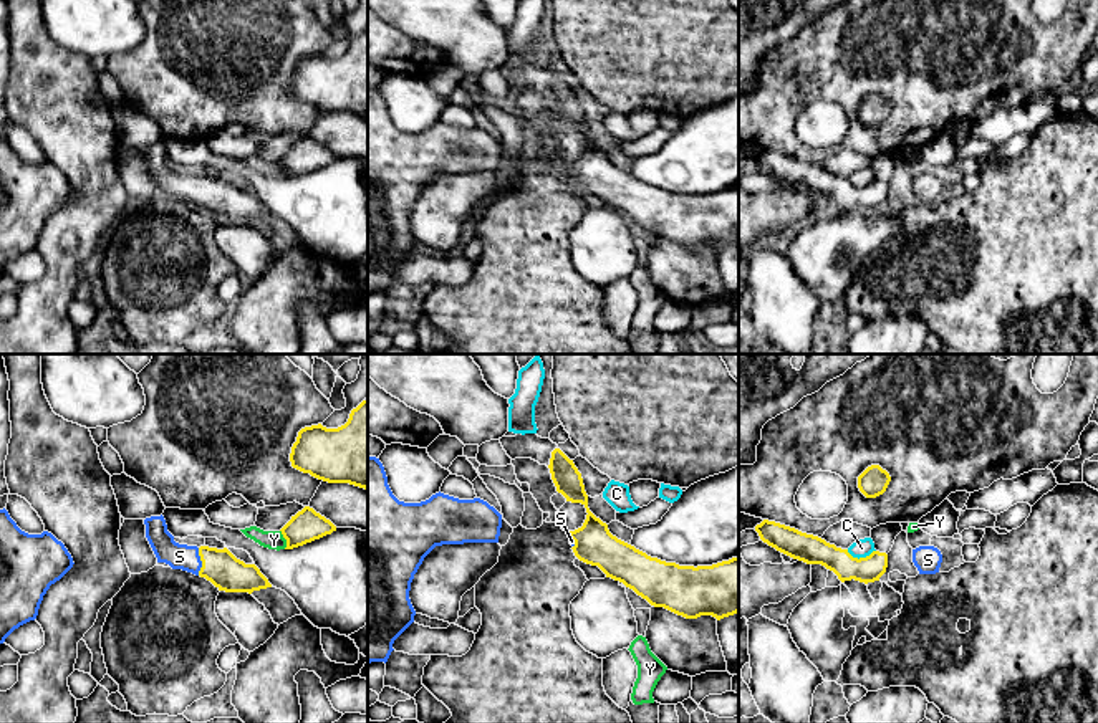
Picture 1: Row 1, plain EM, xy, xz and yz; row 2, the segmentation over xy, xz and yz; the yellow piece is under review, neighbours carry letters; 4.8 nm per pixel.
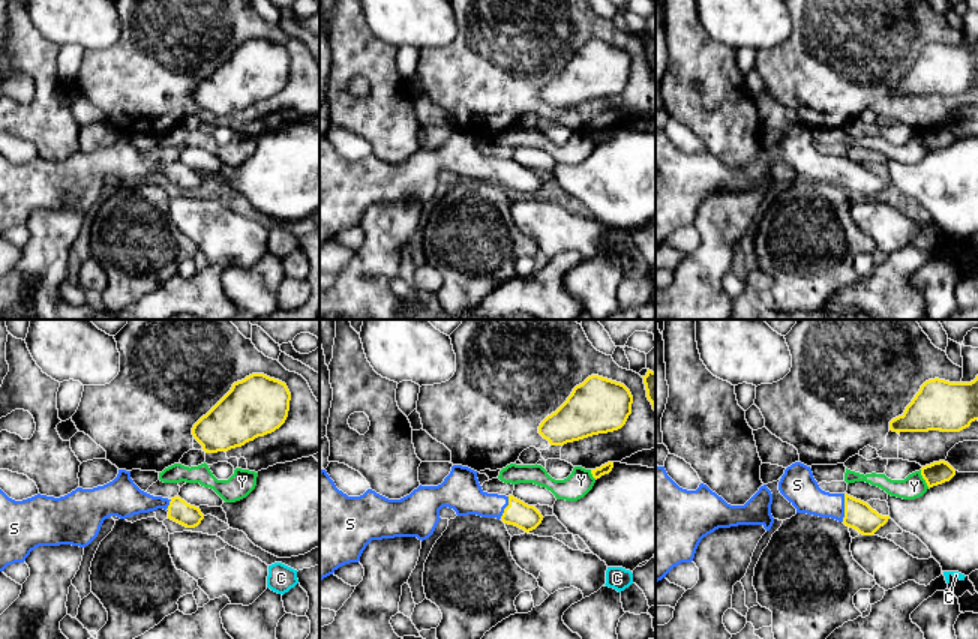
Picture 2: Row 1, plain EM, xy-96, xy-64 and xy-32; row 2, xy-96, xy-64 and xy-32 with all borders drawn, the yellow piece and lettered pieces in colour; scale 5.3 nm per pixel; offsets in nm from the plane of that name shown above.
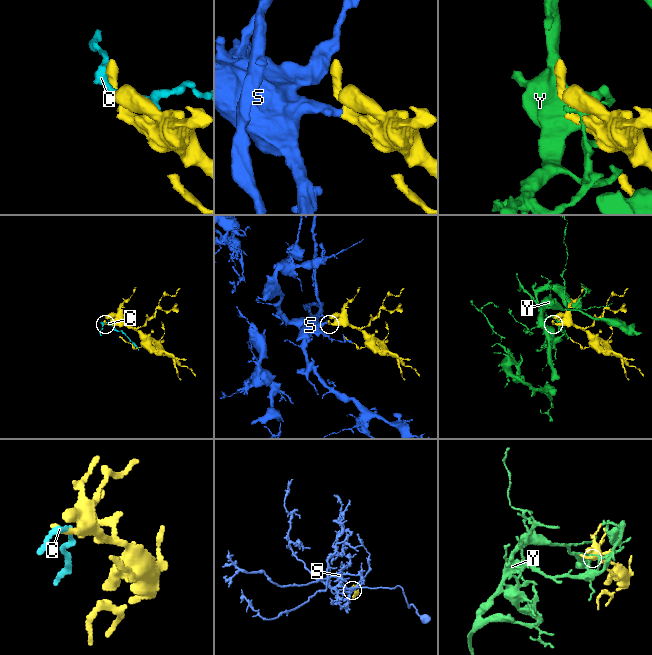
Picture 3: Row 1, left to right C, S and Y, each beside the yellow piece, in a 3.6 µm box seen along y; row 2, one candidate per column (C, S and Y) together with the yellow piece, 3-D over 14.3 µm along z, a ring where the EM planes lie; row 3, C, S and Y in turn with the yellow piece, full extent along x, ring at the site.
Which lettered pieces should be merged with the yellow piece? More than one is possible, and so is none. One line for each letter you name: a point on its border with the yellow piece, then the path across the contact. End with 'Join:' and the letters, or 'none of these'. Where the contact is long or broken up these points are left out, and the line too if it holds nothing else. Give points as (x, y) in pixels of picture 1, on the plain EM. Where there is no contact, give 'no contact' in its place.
S: meets yellow in xy at (201, 189); runs through xy (219, 196), (201, 189), (179, 186)
Join: S

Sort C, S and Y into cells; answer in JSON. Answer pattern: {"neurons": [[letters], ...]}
{"neurons": [["C"], ["S"], ["Y"]]}

